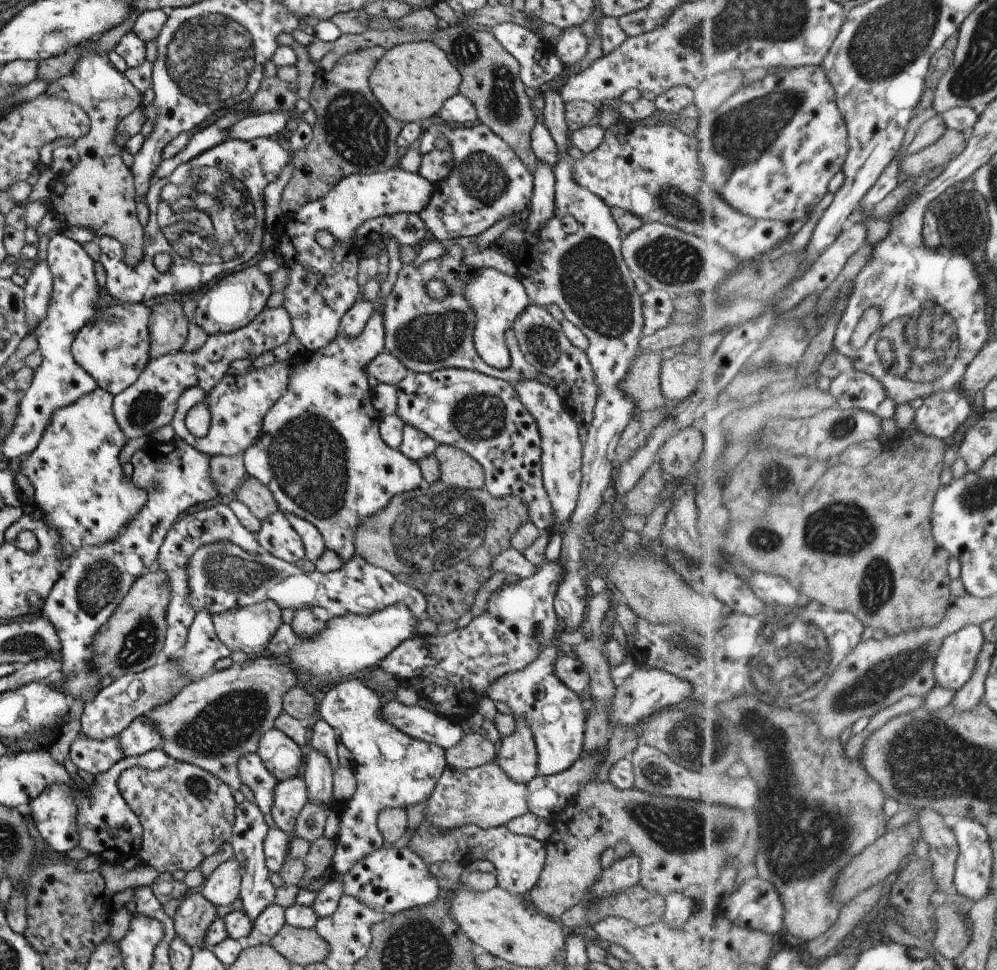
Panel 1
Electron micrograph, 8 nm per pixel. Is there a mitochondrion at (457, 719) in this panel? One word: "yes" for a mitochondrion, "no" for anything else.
no

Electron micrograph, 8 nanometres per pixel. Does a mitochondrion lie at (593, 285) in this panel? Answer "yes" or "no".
yes

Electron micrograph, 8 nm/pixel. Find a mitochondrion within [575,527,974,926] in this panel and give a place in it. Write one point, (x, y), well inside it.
(807, 836)

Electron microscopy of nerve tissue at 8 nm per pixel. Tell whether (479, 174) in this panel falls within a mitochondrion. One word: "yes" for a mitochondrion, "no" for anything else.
yes

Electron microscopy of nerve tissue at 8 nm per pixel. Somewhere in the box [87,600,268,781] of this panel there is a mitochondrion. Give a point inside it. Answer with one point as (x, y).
(139, 643)

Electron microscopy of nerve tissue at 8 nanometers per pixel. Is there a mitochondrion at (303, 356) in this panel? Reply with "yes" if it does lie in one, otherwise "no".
no

